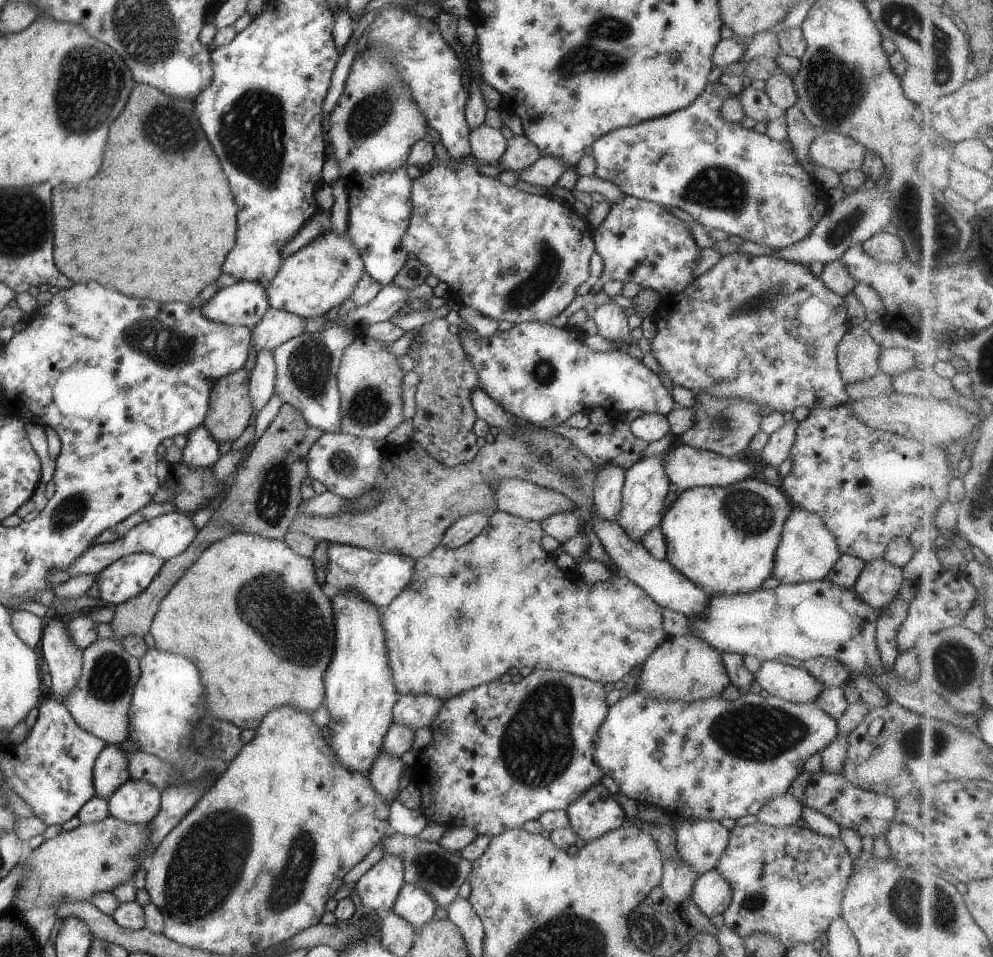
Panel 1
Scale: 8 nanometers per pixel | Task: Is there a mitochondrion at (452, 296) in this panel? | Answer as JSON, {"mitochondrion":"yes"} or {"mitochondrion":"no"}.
{"mitochondrion":"no"}

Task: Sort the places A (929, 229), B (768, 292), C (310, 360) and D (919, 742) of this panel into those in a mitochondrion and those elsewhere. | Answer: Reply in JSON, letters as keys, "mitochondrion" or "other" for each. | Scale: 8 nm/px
{"A":"mitochondrion","B":"mitochondrion","C":"mitochondrion","D":"mitochondrion"}

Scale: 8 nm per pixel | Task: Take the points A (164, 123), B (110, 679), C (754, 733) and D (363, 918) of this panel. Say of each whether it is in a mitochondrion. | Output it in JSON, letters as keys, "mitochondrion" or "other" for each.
{"A":"mitochondrion","B":"mitochondrion","C":"mitochondrion","D":"other"}

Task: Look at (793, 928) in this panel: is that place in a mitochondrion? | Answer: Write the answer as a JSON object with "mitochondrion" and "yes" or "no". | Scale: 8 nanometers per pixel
{"mitochondrion":"no"}

